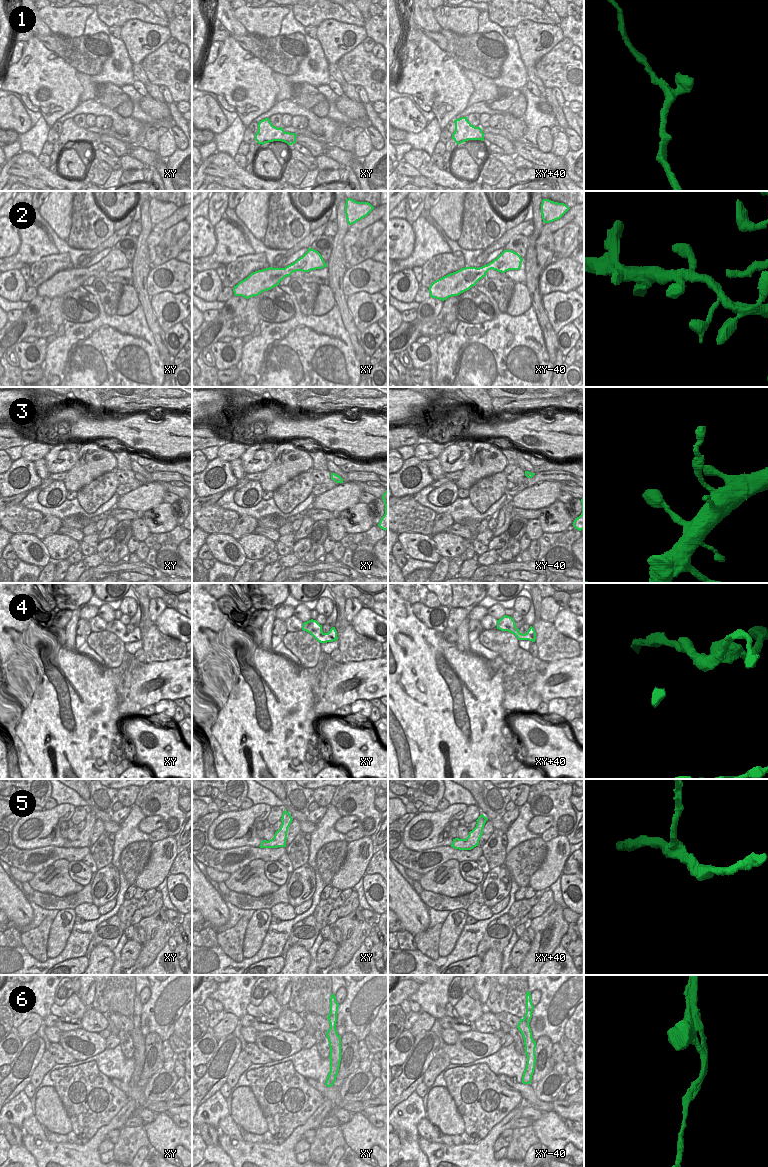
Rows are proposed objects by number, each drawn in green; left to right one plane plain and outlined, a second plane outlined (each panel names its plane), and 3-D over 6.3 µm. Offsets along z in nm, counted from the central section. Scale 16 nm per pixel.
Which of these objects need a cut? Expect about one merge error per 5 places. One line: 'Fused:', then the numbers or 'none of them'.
Fused: 3, 6

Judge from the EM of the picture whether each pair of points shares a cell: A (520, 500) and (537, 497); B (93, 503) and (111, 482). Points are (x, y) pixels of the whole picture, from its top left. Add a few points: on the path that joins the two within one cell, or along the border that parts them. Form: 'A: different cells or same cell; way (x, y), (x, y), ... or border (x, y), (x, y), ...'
A: same cell; way (524, 500), (533, 498)
B: same cell; way (95, 498), (106, 487)

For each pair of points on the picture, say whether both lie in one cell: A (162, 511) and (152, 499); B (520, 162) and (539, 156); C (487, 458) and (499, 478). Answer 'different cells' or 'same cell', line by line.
A: different cells
B: different cells
C: different cells

